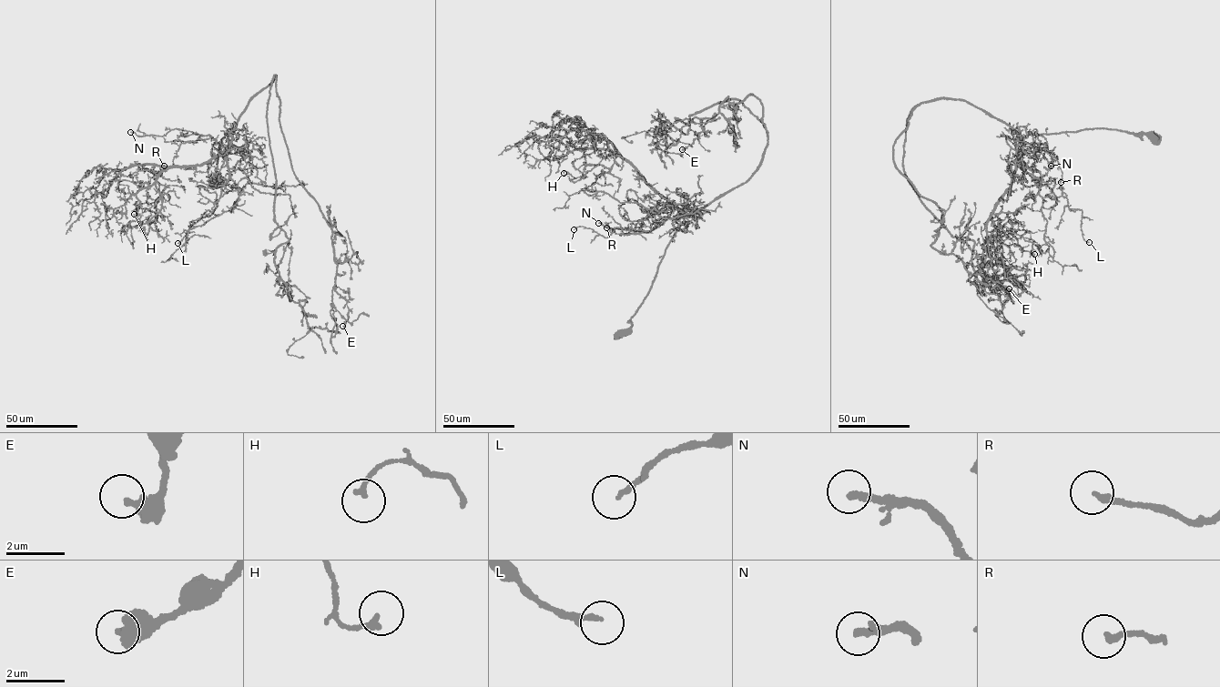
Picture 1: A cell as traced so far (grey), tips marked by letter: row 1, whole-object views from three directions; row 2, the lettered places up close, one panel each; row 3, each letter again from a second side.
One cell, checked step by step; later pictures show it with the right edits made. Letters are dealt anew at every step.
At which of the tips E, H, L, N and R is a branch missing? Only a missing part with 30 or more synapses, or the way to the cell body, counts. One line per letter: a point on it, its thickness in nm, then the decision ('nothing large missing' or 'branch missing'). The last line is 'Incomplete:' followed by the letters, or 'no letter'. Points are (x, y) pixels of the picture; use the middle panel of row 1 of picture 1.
E: at (682, 149); 400 nm thick; nothing large missing
H: at (564, 173); 180 nm thick; nothing large missing
L: at (574, 229); 150 nm thick; nothing large missing
N: at (598, 223); 220 nm thick; branch missing
R: at (606, 227); 200 nm thick; nothing large missing
Incomplete: N

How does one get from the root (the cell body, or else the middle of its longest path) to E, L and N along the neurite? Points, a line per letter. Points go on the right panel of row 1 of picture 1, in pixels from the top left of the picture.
E: (1153, 137), (1103, 128), (1023, 137), (965, 101), (915, 107), (893, 162), (941, 213), (931, 246), (1009, 288)
L: (1153, 137), (1095, 128), (1023, 138), (1018, 165), (1066, 197), (1070, 210), (1082, 210), (1082, 235), (1089, 242)
N: (1153, 137), (1103, 128), (1026, 136), (1020, 155), (1035, 143), (1045, 143), (1053, 161), (1051, 166)

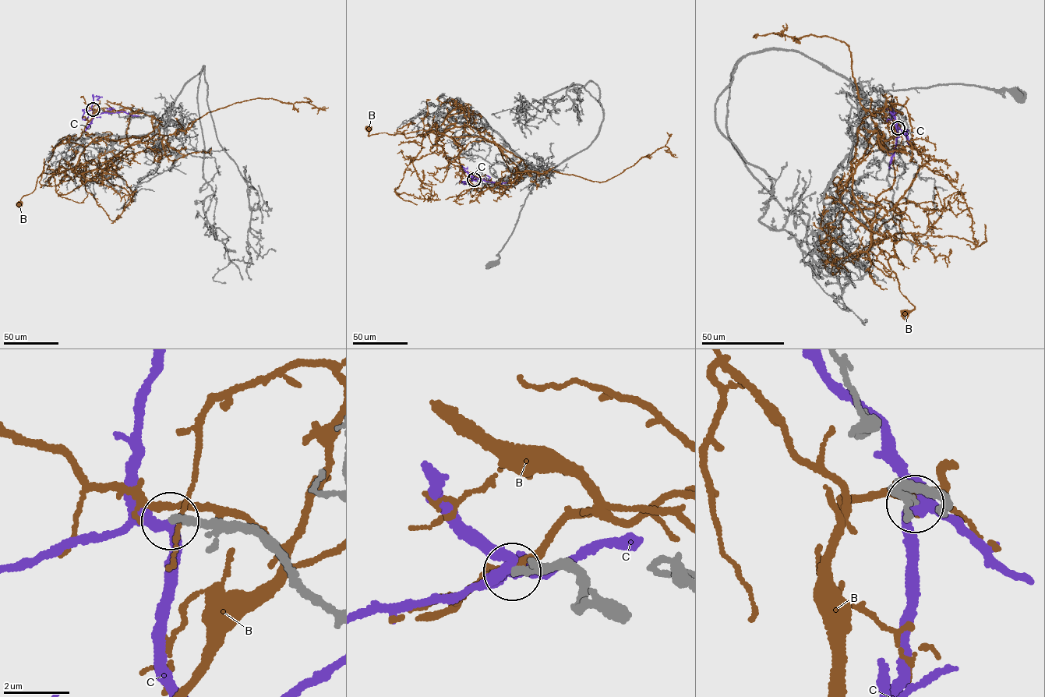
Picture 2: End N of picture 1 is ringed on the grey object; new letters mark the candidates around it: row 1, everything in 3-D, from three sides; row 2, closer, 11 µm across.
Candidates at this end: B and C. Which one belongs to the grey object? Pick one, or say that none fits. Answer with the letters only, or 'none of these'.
none of these

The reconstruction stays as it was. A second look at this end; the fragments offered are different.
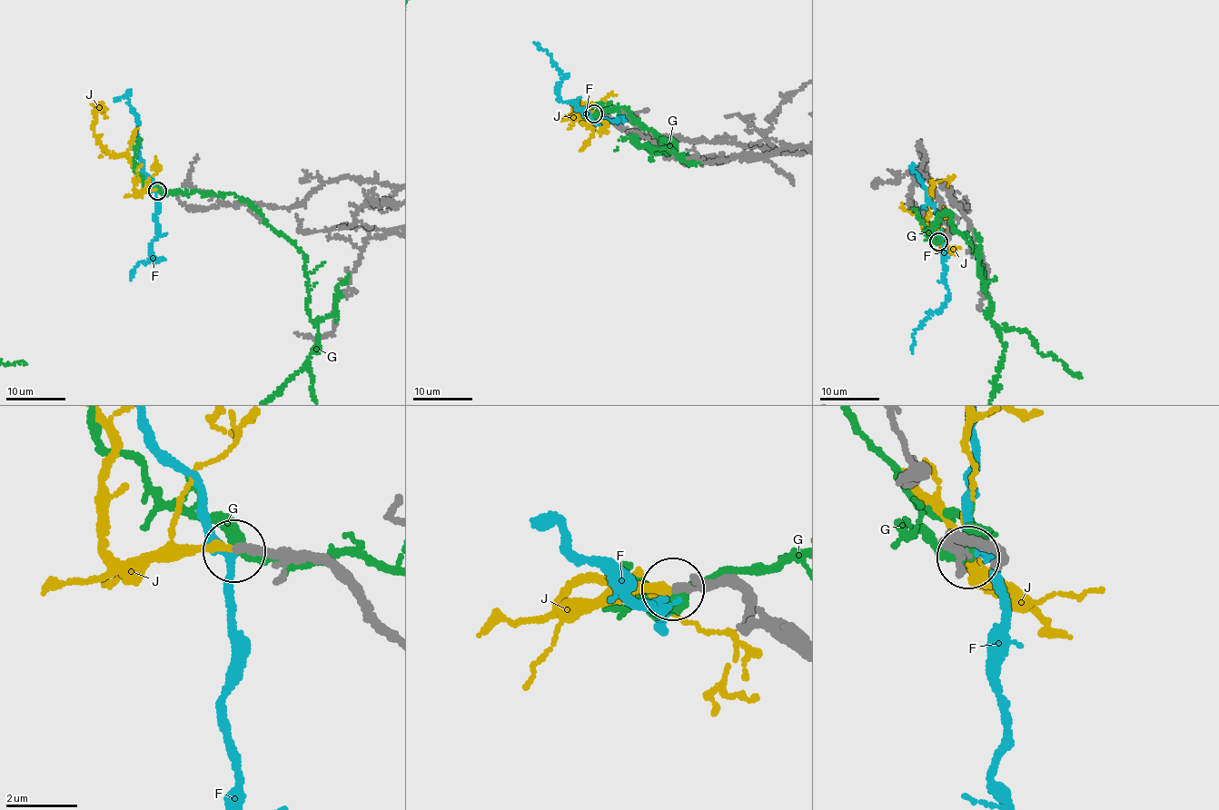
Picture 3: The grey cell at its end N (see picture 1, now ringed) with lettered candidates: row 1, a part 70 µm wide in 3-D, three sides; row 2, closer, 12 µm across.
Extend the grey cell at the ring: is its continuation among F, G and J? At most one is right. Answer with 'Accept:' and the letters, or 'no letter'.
Accept: J

